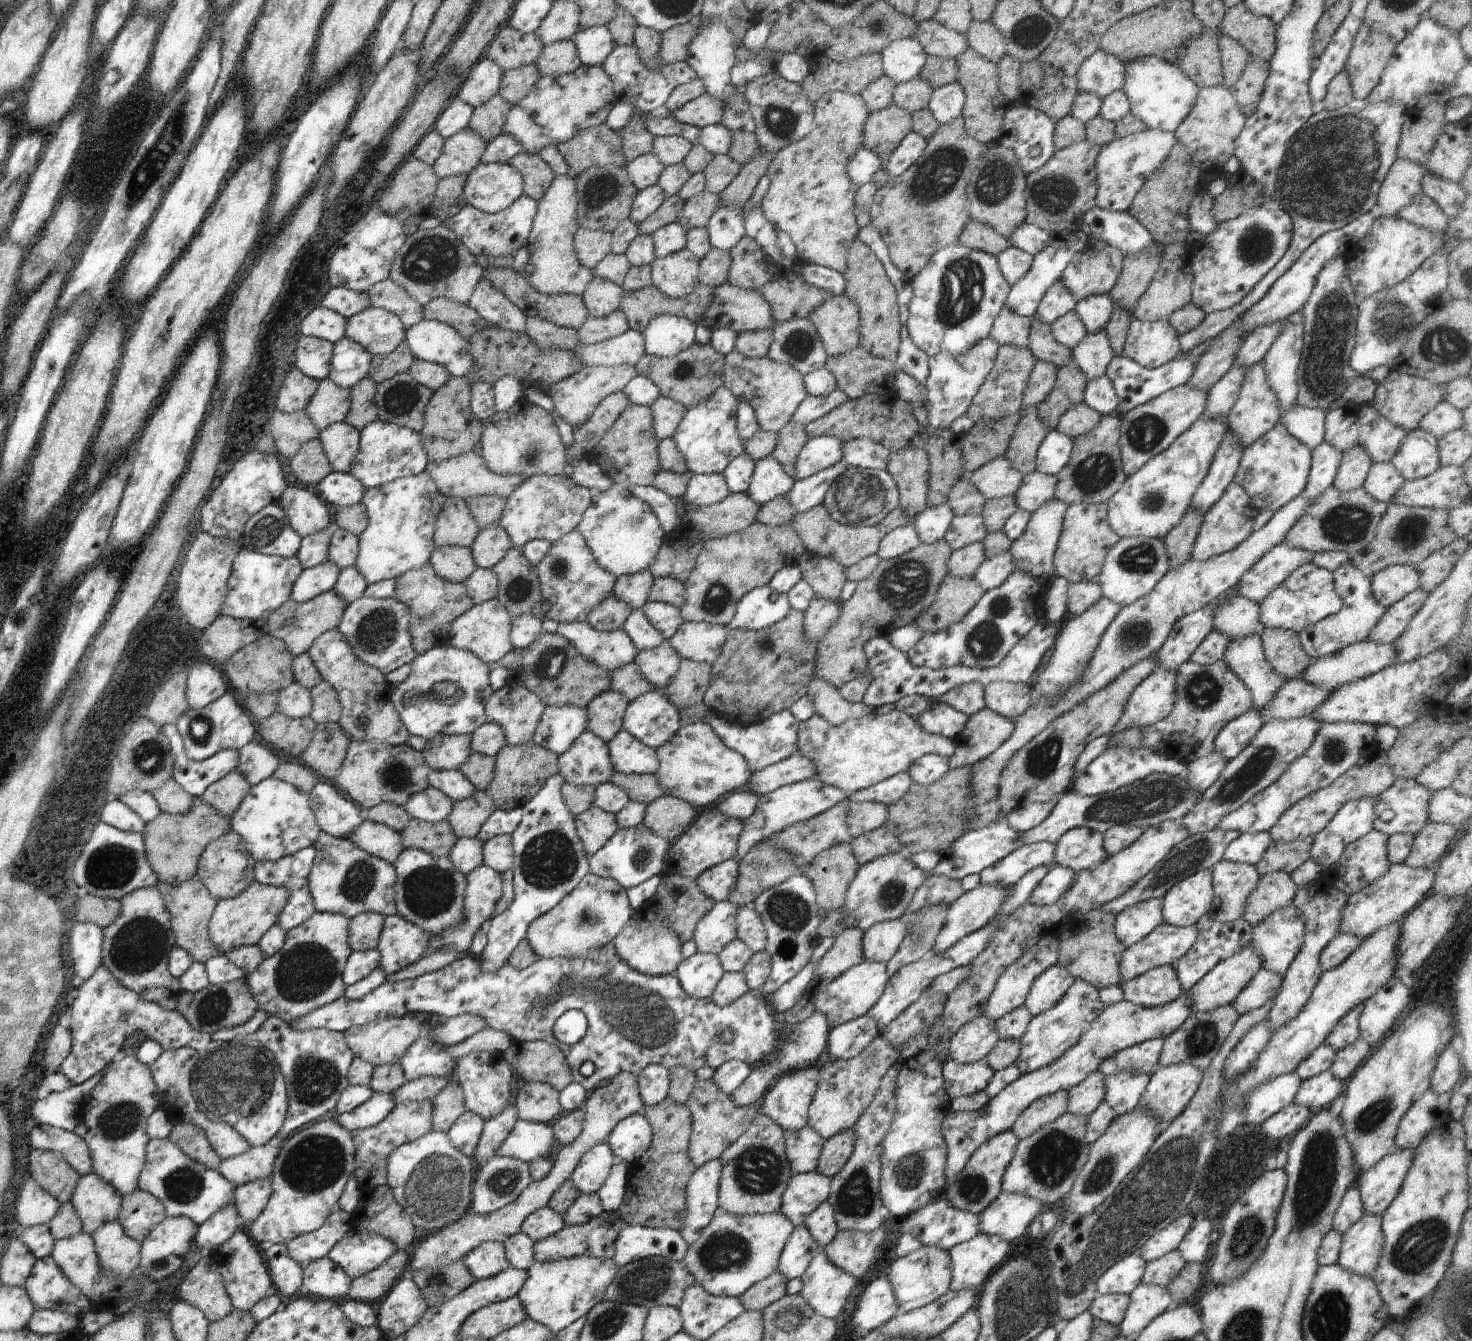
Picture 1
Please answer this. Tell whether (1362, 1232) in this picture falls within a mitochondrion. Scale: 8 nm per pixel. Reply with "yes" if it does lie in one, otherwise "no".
no

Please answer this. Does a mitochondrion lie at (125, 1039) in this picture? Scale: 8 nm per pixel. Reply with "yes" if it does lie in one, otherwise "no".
no

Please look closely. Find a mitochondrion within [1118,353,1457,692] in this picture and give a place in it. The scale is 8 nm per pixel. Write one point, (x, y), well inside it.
(1347, 523)

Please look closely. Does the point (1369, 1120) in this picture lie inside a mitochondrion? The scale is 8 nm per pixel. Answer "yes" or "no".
yes

